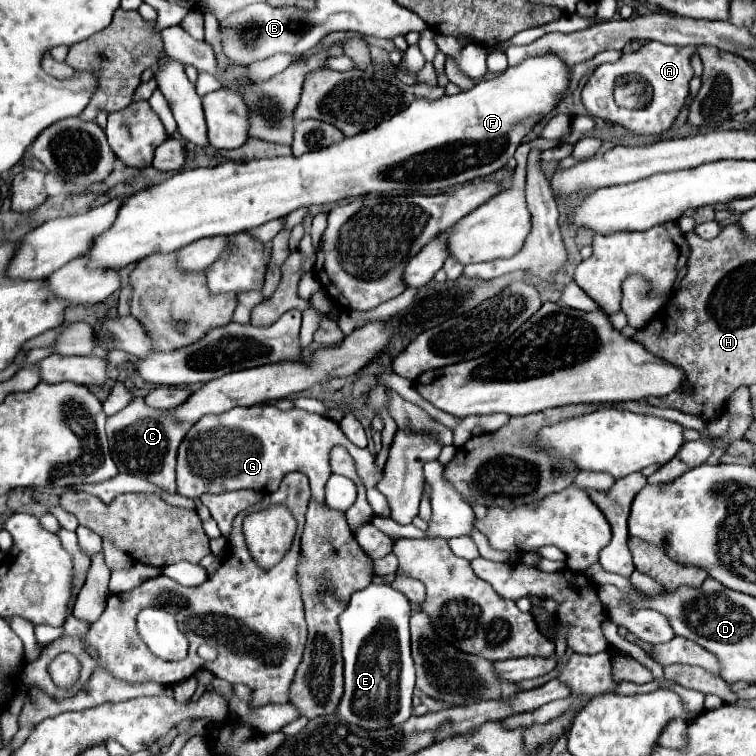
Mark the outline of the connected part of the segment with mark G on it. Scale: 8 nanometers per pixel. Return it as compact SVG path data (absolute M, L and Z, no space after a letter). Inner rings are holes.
M274 405L234 407L220 415L206 415L190 427L178 449L178 493L198 499L204 493L226 493L238 489L254 489L274 493L282 477L290 471L308 475L312 497L324 501L324 485L330 477L330 449L344 445L352 456L356 471L366 488L376 487L382 469L376 465L368 449L350 443L338 423L318 413L302 409L280 411Z

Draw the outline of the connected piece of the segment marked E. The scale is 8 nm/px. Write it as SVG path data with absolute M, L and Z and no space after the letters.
M368 585L352 595L350 605L340 613L338 625L342 631L342 655L344 655L344 695L338 703L336 715L350 725L362 729L384 729L386 725L402 725L412 715L412 691L414 691L414 661L410 655L410 601L390 585Z

